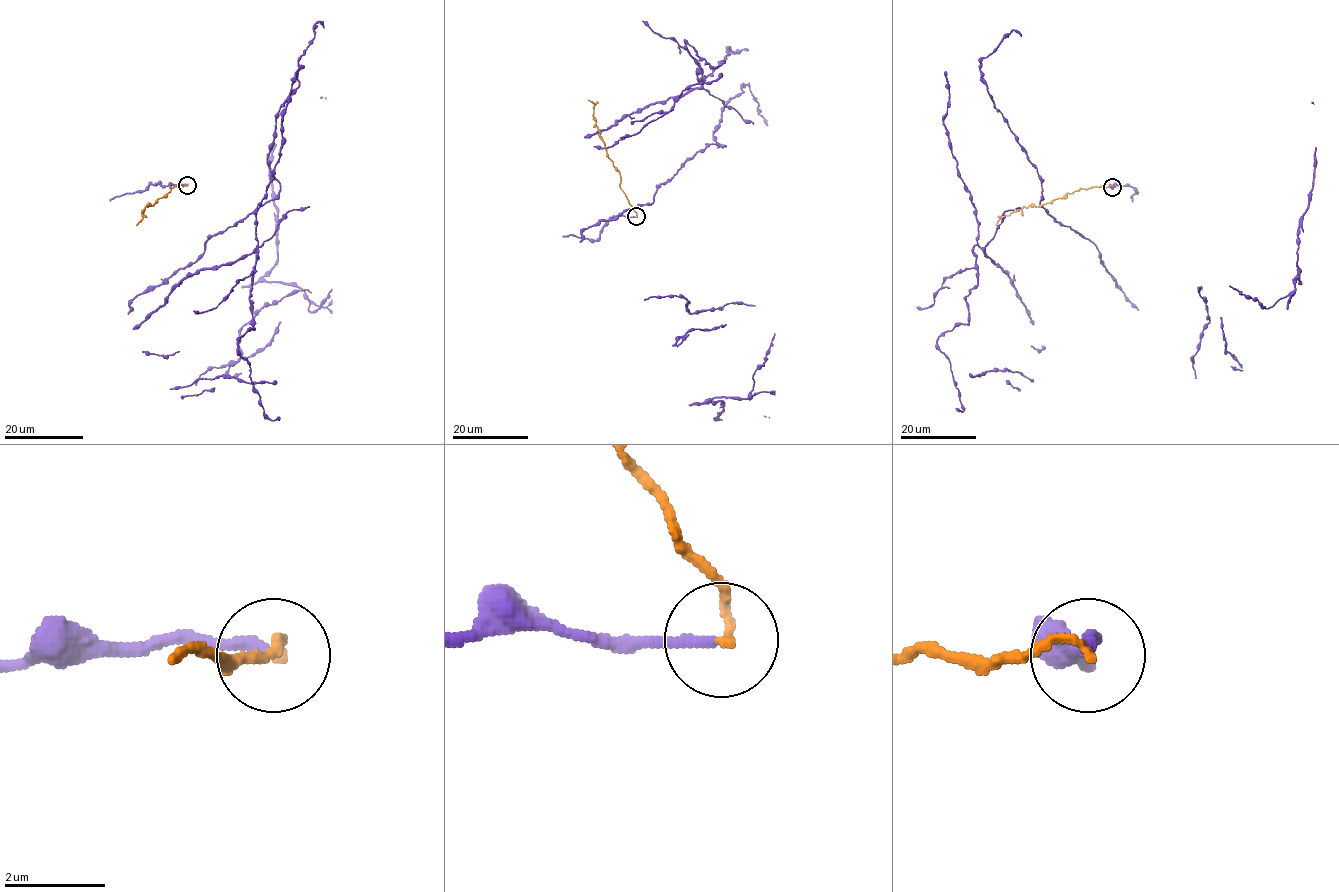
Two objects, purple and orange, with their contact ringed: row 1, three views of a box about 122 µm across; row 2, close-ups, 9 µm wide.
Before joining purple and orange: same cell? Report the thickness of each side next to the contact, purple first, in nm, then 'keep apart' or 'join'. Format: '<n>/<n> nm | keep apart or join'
200/170 nm | keep apart

